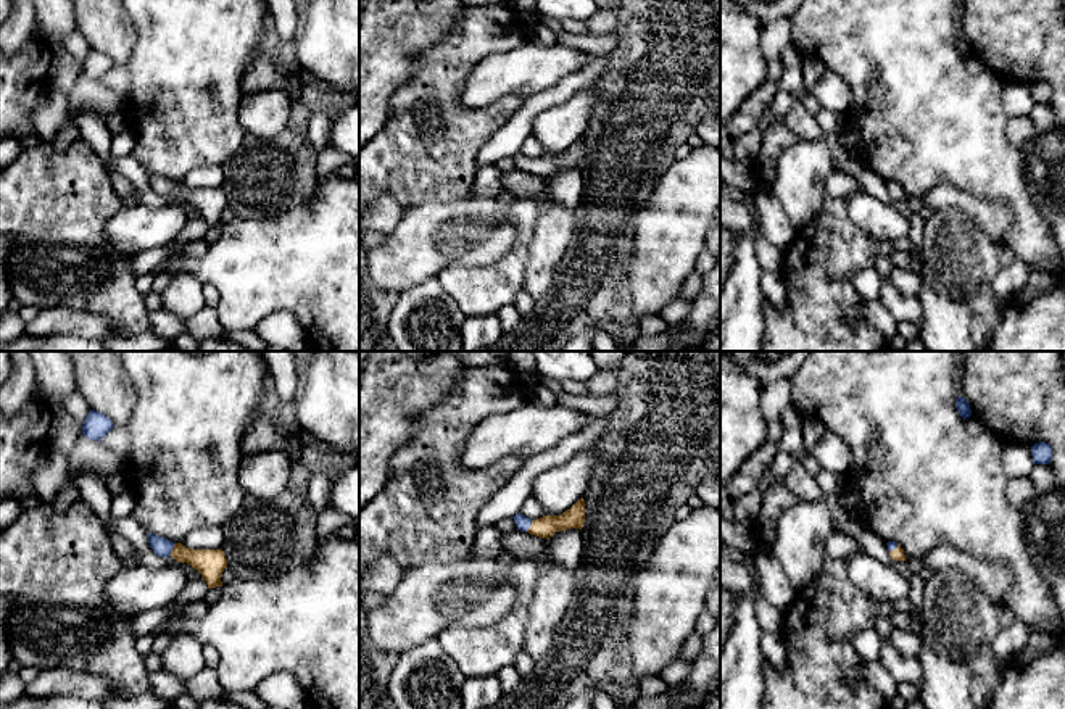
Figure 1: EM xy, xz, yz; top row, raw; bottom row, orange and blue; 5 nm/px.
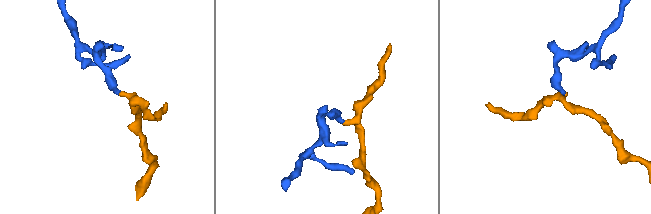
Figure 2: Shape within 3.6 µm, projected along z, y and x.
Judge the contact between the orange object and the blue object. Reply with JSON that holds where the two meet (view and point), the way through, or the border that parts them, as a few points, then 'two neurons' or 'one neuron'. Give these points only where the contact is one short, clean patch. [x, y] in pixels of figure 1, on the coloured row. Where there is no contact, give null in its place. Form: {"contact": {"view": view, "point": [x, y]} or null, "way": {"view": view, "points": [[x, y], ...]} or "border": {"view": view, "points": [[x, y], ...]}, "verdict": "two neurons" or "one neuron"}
{"contact": {"view": "xy", "point": [173, 550]}, "way": {"view": "xy", "points": [[210, 563], [173, 550], [161, 547]]}, "verdict": "one neuron"}

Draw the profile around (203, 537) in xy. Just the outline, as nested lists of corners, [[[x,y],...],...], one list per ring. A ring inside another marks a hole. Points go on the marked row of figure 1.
[[[198,527],[187,533],[182,545],[190,549],[221,549],[222,541],[222,527]]]

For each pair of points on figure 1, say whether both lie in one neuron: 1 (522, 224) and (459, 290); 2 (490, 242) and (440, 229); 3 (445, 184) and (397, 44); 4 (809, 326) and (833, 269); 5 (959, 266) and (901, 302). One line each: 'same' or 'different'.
1: same
2: same
3: different
4: same
5: different

